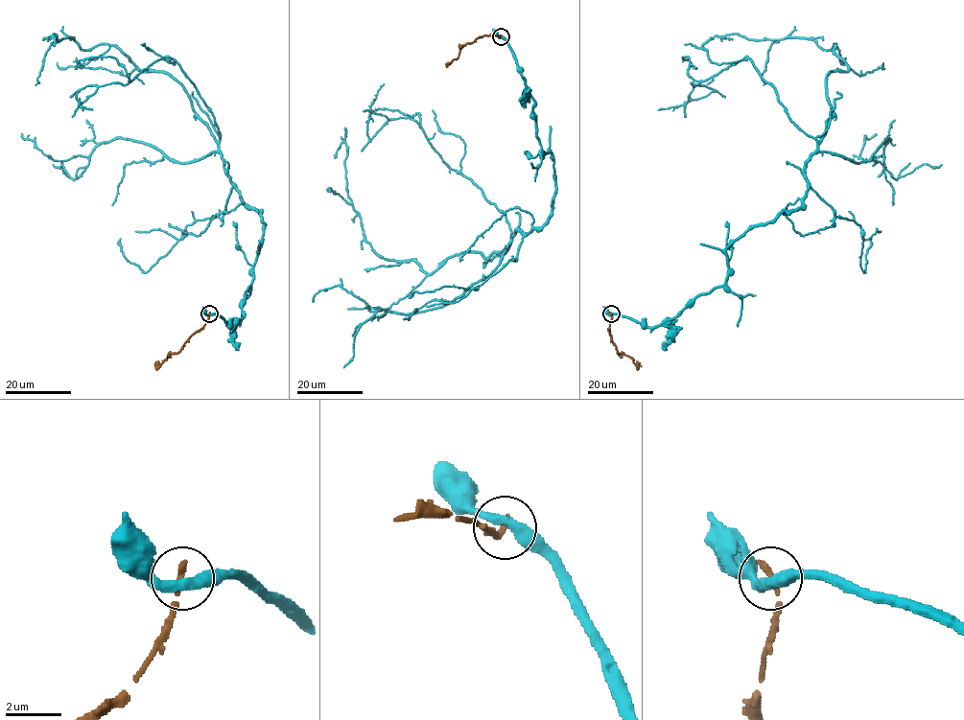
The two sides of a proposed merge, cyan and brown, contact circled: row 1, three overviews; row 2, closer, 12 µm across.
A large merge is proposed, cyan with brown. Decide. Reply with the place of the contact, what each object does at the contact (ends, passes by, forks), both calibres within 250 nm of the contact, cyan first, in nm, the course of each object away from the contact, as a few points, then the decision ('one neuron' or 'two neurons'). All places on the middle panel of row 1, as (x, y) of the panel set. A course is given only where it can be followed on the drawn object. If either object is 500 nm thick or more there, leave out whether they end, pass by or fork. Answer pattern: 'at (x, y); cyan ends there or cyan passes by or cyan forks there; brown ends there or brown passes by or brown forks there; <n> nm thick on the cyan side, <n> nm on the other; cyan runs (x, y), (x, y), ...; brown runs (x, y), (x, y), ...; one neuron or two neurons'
at (501, 36); cyan passes by; brown ends there; 400 nm thick on the cyan side, 240 nm on the other; cyan runs (501, 36), (553, 160), (540, 227), (427, 273), (365, 240), (343, 142), (334, 158); brown runs (501, 36), (483, 35), (466, 43), (447, 67); two neurons

